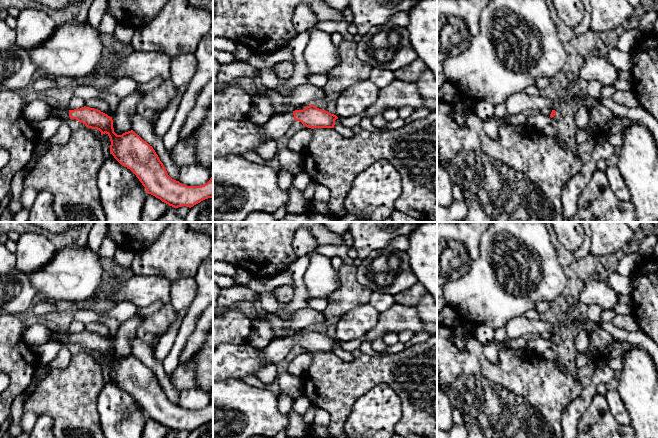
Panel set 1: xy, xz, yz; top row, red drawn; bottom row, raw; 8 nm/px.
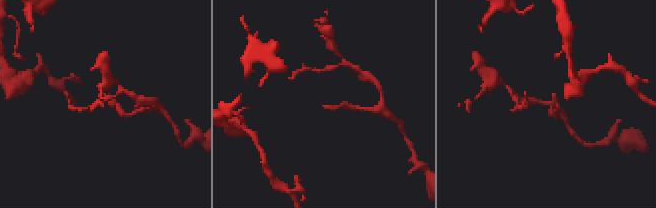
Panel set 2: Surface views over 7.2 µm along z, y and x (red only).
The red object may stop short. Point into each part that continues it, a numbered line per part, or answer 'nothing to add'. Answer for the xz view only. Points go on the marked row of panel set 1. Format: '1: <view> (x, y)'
1: xz (233, 137)

